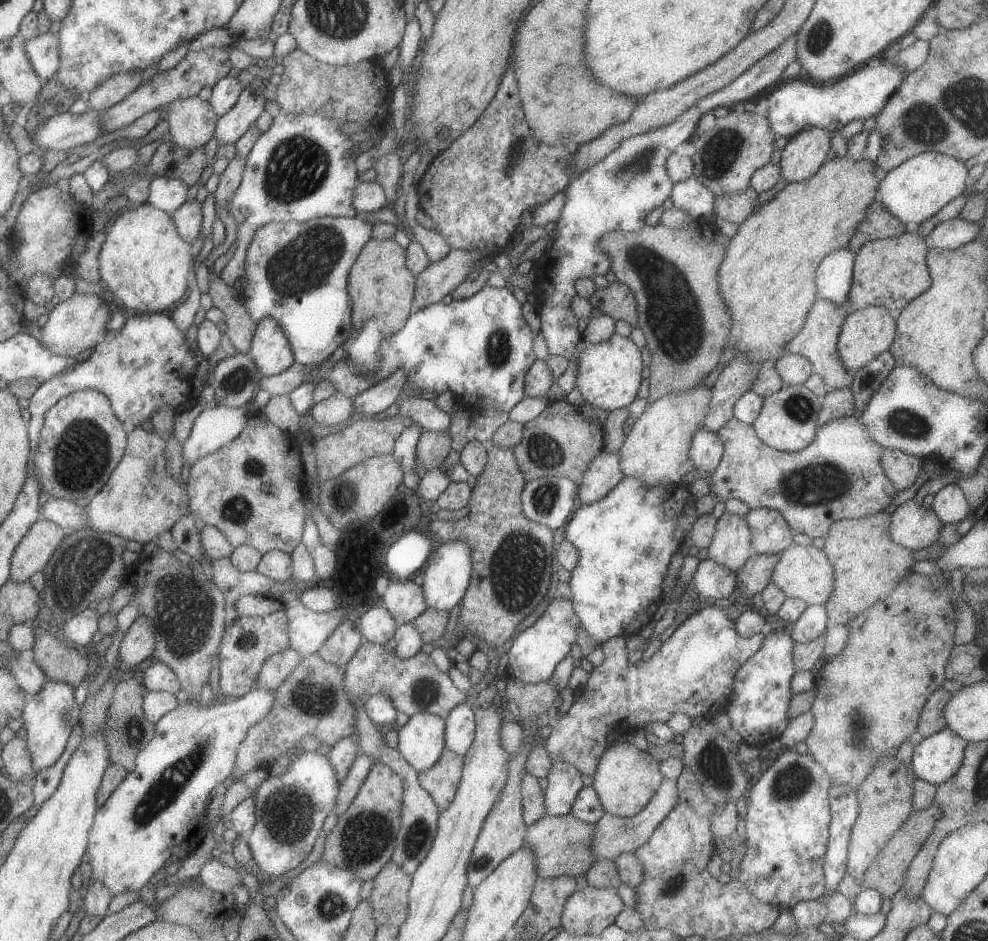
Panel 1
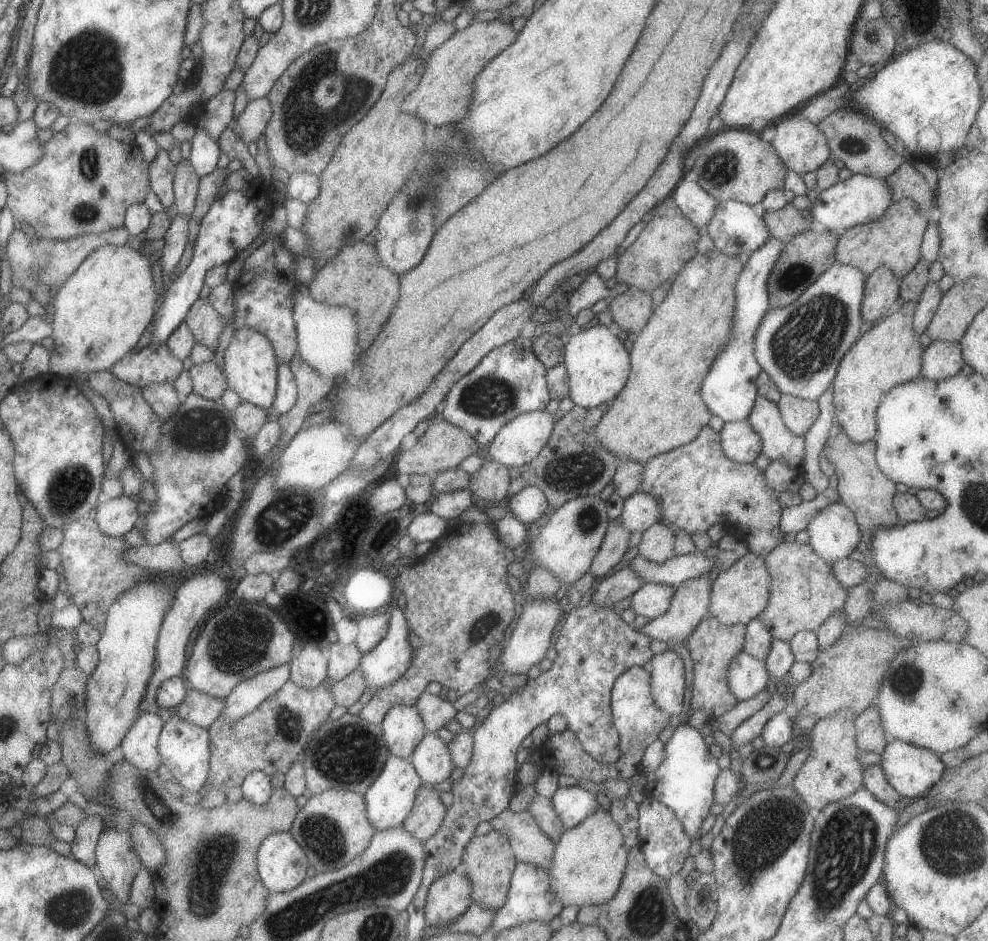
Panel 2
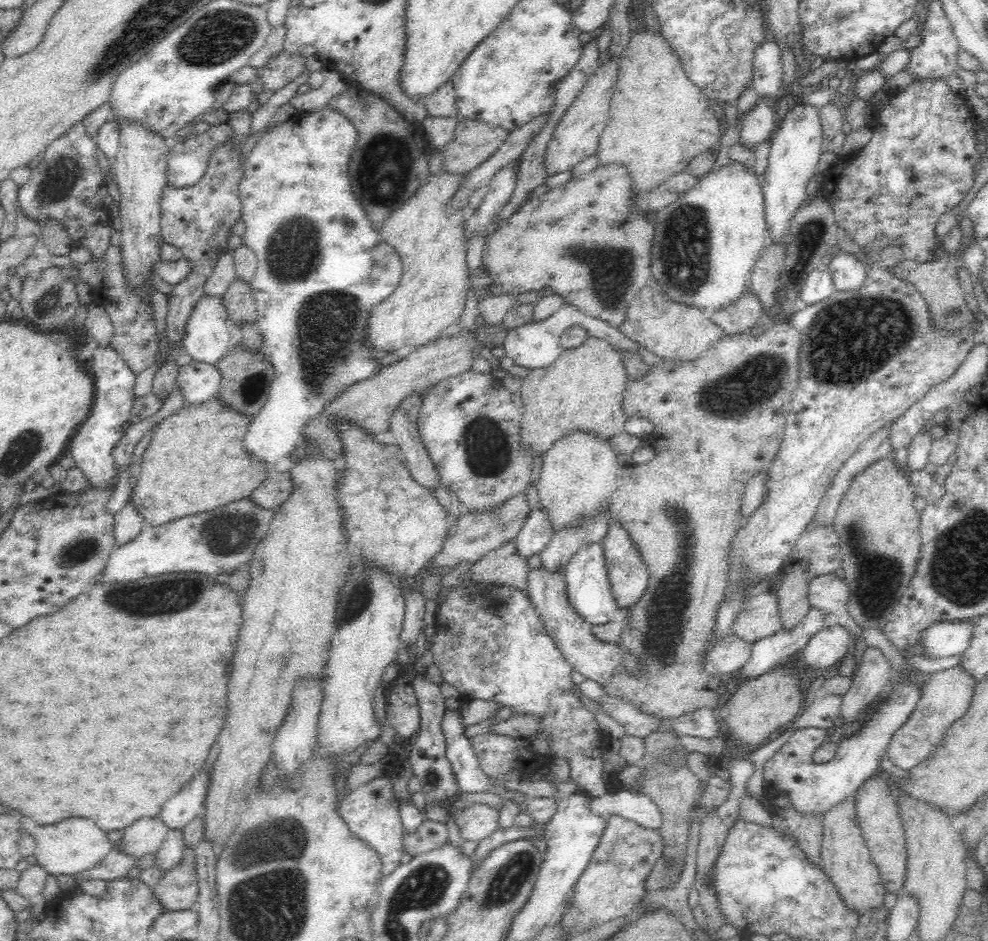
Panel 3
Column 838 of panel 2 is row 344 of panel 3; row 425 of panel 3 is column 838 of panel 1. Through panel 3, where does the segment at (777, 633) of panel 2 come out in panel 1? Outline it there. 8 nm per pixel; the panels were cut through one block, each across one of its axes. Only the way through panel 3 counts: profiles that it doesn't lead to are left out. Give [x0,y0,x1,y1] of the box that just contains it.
[824,511,912,624]

